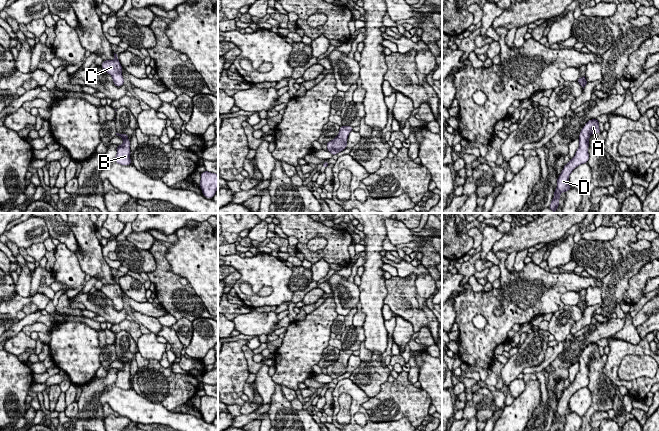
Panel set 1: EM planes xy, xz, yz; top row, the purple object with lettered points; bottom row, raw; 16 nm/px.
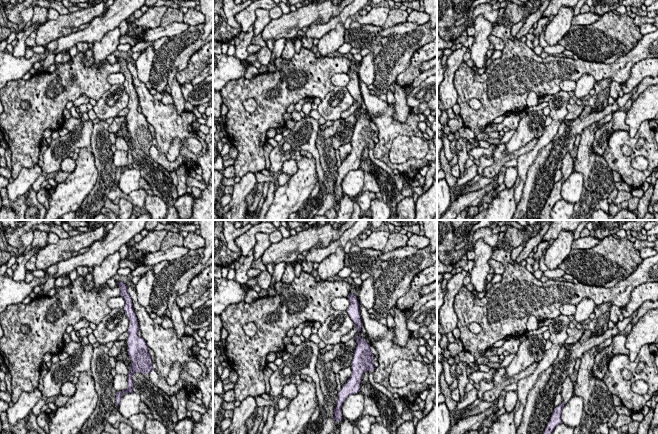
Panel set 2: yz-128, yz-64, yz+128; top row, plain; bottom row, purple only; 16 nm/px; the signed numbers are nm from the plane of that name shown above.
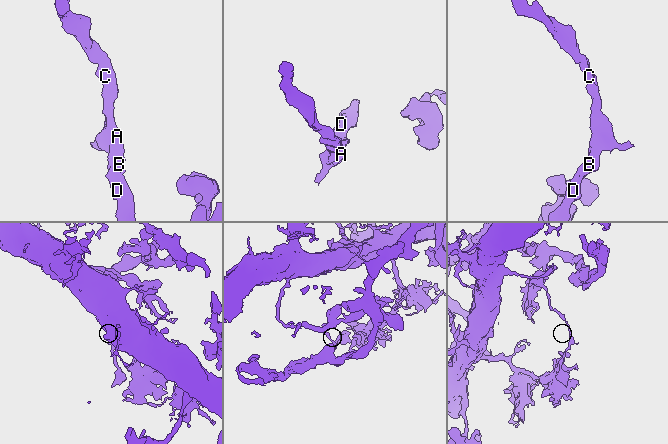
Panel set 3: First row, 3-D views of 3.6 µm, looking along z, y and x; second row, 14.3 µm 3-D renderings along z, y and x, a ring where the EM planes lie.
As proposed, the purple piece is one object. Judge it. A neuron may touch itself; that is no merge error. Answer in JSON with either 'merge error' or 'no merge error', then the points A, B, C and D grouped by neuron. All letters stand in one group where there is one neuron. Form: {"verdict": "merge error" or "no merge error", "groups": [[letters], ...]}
{"verdict": "no merge error", "groups": [["A", "B", "C", "D"]]}

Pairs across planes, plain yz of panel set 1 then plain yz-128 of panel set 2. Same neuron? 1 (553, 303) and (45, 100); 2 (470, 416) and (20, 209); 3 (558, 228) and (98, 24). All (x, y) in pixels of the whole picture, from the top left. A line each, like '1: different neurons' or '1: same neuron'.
1: same neuron
2: different neurons
3: different neurons

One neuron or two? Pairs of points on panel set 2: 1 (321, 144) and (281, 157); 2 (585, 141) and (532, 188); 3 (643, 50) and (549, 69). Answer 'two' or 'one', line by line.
1: two
2: two
3: one

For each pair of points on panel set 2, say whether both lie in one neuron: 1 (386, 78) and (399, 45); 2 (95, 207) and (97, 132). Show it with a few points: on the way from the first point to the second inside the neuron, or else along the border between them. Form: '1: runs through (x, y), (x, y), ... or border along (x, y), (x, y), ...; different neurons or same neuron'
1: runs through (386, 70), (396, 53); same neuron
2: runs through (100, 188), (103, 184), (102, 151); same neuron

